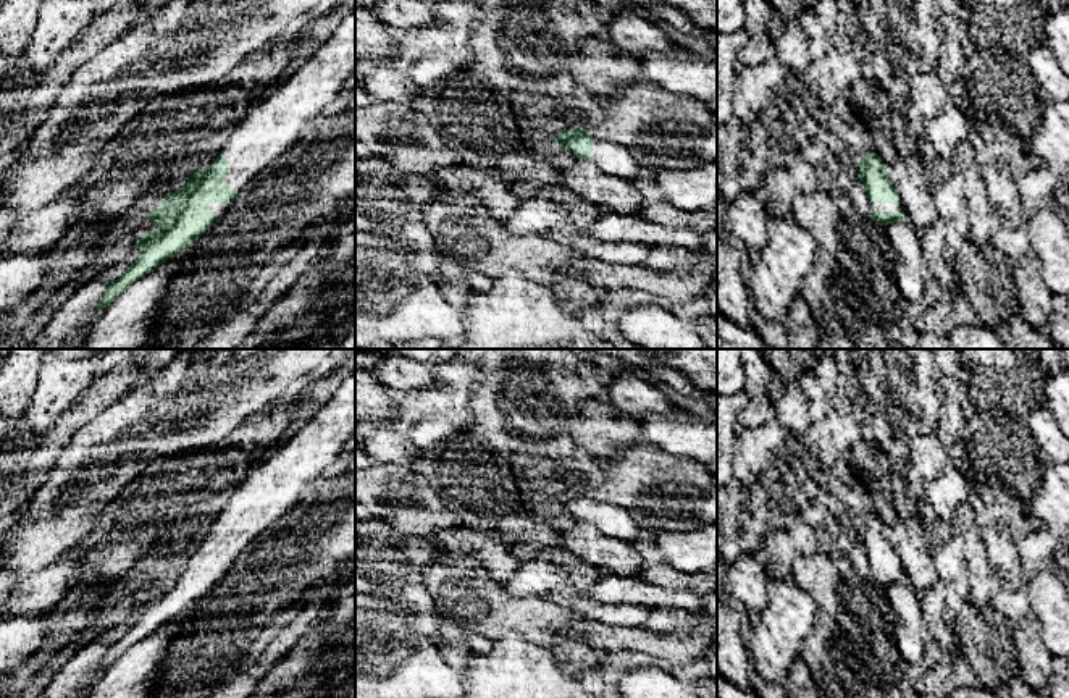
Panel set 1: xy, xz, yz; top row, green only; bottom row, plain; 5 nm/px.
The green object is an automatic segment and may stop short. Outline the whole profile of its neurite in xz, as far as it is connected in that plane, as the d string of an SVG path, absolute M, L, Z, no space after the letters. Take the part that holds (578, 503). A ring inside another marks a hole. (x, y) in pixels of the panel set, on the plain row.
M583 490L560 493L555 499L555 506L580 520L591 522L601 533L622 541L636 545L651 535L651 527L641 520L639 515L609 502L594 501Z

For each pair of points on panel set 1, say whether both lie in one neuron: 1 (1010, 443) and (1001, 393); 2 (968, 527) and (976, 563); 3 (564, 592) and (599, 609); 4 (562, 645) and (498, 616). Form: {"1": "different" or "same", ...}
{"1": "same", "2": "same", "3": "same", "4": "same"}

